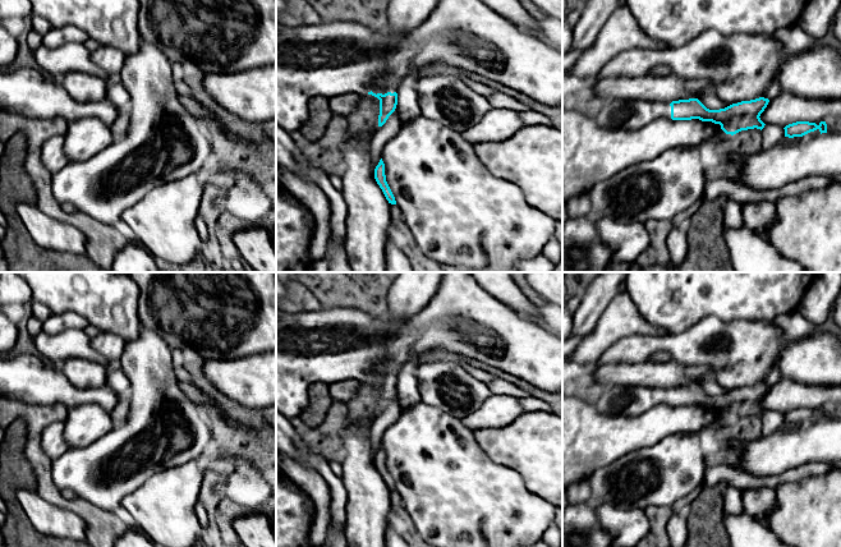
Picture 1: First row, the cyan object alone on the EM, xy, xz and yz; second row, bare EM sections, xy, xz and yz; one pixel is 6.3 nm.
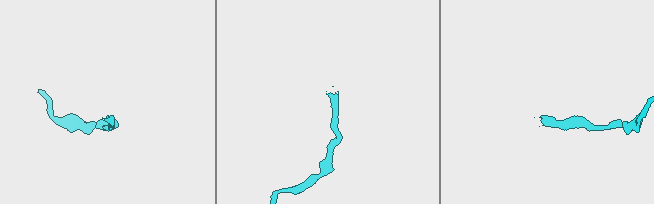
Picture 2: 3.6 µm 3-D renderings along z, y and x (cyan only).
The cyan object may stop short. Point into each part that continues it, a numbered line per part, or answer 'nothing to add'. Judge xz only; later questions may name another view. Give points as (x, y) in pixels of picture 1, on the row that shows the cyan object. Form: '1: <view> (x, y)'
1: xz (335, 58)

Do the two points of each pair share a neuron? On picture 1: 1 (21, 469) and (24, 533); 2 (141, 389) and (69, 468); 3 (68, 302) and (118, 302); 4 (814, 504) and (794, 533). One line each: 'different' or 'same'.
1: same
2: same
3: same
4: same

